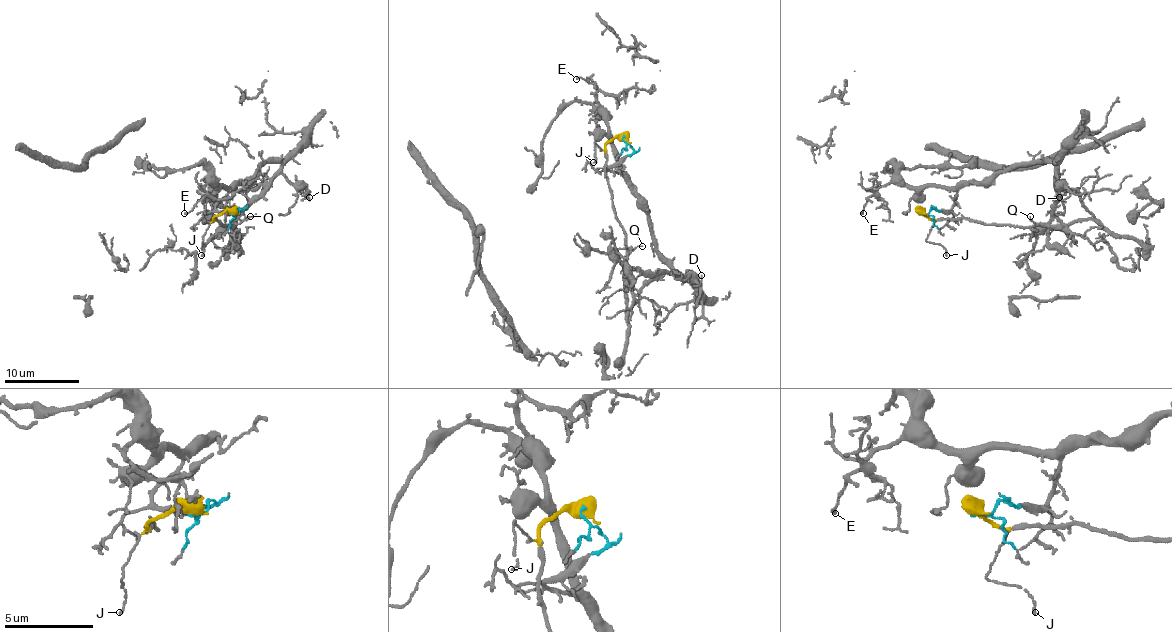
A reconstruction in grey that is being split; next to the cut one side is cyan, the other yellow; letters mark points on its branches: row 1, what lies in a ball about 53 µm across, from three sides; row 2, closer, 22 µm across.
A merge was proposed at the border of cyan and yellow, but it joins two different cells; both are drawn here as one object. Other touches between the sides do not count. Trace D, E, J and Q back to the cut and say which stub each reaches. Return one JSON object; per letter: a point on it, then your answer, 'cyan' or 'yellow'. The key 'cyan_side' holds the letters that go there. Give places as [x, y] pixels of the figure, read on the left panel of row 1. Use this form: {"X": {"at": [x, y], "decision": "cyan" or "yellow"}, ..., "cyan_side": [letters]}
{"D": {"at": [309, 197], "decision": "cyan"}, "E": {"at": [184, 213], "decision": "cyan"}, "J": {"at": [201, 255], "decision": "yellow"}, "Q": {"at": [250, 216], "decision": "yellow"}, "cyan_side": ["D", "E"]}

